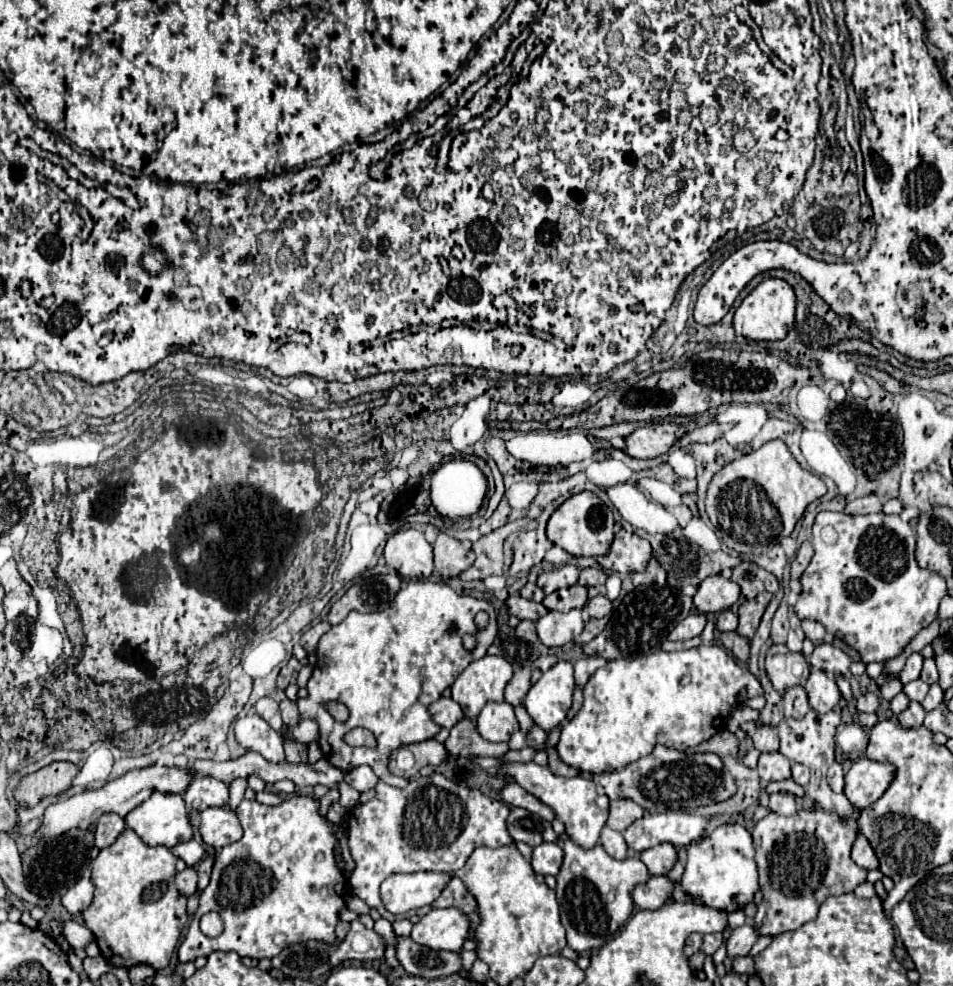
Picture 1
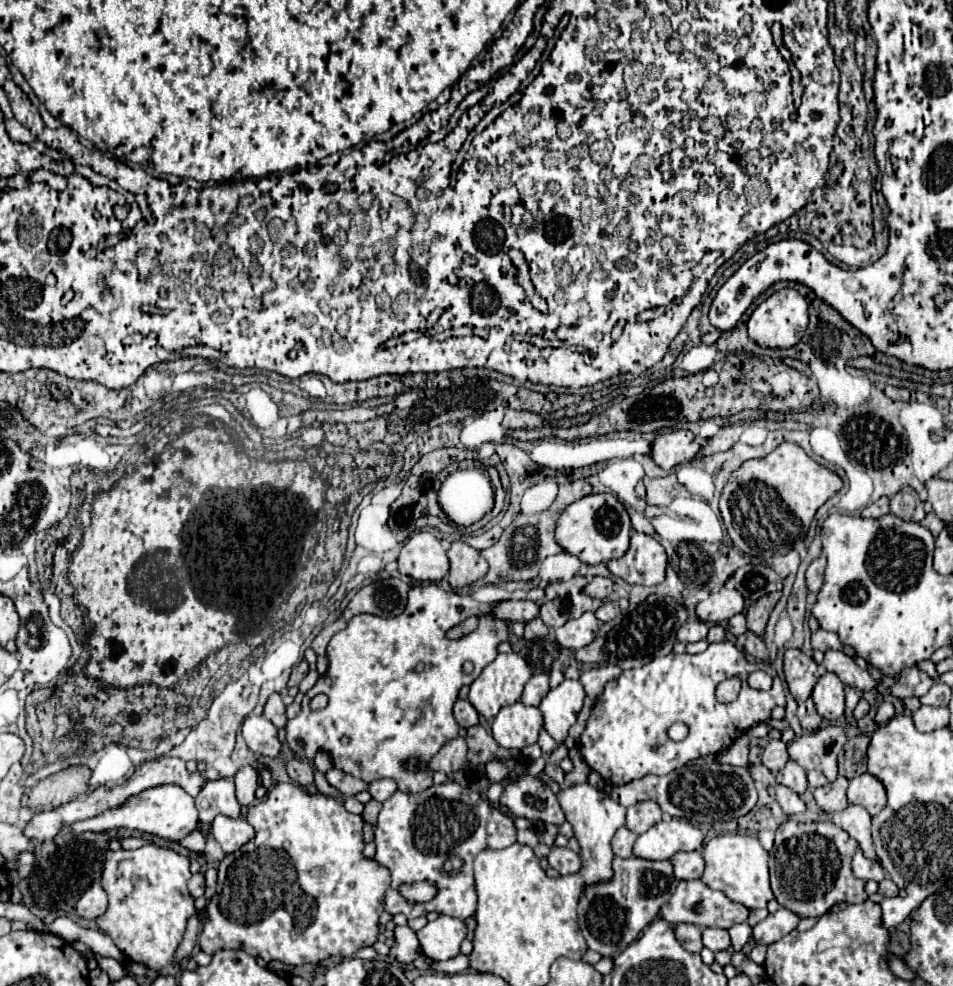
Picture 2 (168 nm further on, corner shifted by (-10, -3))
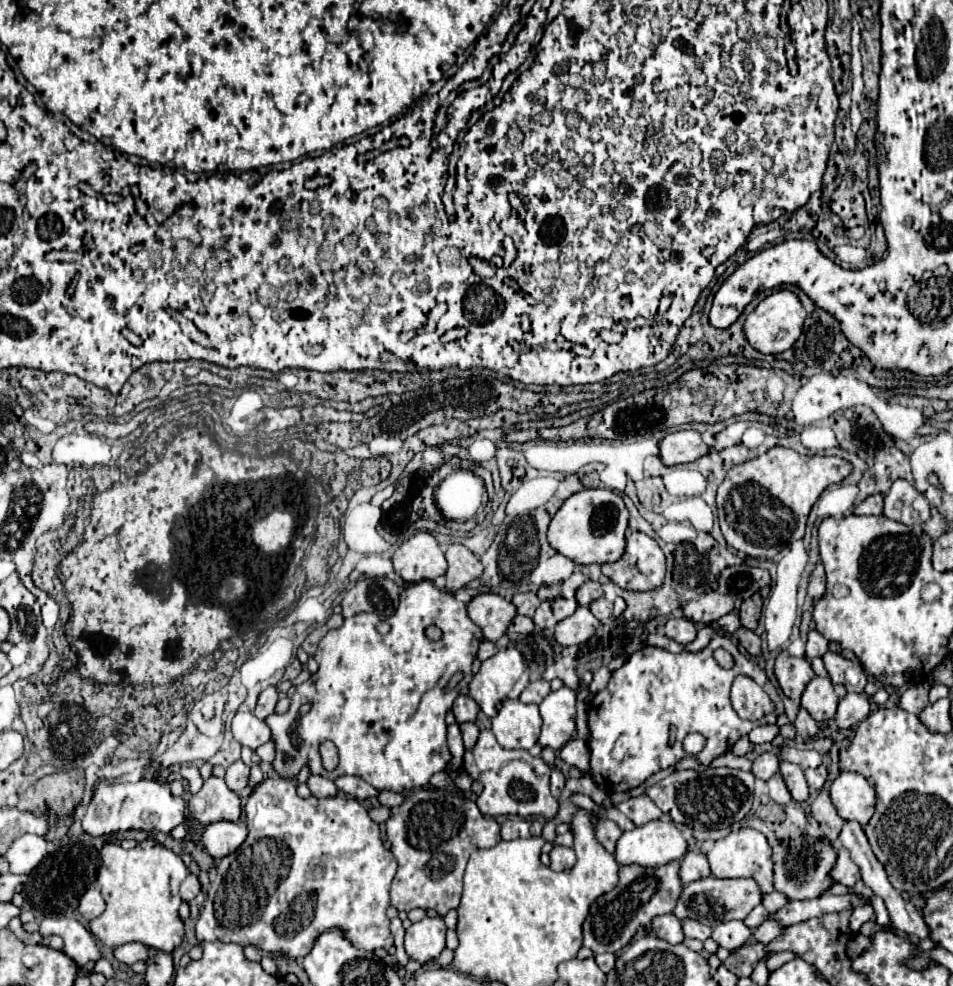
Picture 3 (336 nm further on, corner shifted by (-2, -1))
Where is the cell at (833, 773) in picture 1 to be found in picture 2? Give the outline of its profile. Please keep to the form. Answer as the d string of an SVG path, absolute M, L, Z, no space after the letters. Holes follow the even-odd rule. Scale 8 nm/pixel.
M840 776L838 780L834 782L828 782L820 788L814 790L814 798L816 798L816 804L828 812L828 814L838 814L842 812L846 806L848 806L848 800L846 800L846 788L848 788L848 780L844 776Z

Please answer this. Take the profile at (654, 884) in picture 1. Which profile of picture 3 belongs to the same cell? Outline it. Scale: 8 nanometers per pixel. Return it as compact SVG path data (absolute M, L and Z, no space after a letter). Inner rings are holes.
M700 878L696 882L690 882L684 886L676 908L672 910L672 914L680 920L684 918L692 918L698 922L704 922L710 928L716 928L722 922L728 920L744 920L748 916L748 912L758 906L762 902L762 894L760 888L756 886L754 880L746 880L746 878L736 878L736 880L718 880L718 878Z

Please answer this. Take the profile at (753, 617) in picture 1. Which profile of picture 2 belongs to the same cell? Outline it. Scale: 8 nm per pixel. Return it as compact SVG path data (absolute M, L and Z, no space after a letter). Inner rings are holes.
M772 592L768 596L762 596L760 600L756 600L754 604L750 604L748 612L746 612L746 620L748 620L748 630L756 632L758 636L764 634L764 628L766 628L766 622L768 622L768 616L770 612L774 610L776 602L780 600L782 592Z

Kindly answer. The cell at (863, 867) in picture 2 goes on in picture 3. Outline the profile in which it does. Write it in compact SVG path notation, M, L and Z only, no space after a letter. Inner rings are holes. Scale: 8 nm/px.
M840 848L838 850L838 860L836 860L836 866L832 868L832 878L840 884L846 884L846 886L854 886L858 880L860 880L860 868L852 862L848 850Z

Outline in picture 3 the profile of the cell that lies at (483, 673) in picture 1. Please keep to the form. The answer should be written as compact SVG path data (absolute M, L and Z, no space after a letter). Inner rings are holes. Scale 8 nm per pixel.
M508 646L506 650L500 650L496 656L482 662L478 674L474 674L474 678L468 686L468 696L480 706L480 710L486 716L492 718L498 712L498 706L502 700L518 698L526 686L528 686L528 666L526 666L522 654L514 646Z

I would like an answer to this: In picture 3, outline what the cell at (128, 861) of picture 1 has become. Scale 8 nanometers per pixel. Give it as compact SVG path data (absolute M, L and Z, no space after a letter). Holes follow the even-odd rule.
M104 844L100 859L98 884L106 910L90 920L90 932L110 948L126 942L140 942L148 948L172 954L184 938L184 922L178 914L182 904L178 886L188 876L188 868L182 858L160 844L130 850L118 844Z

